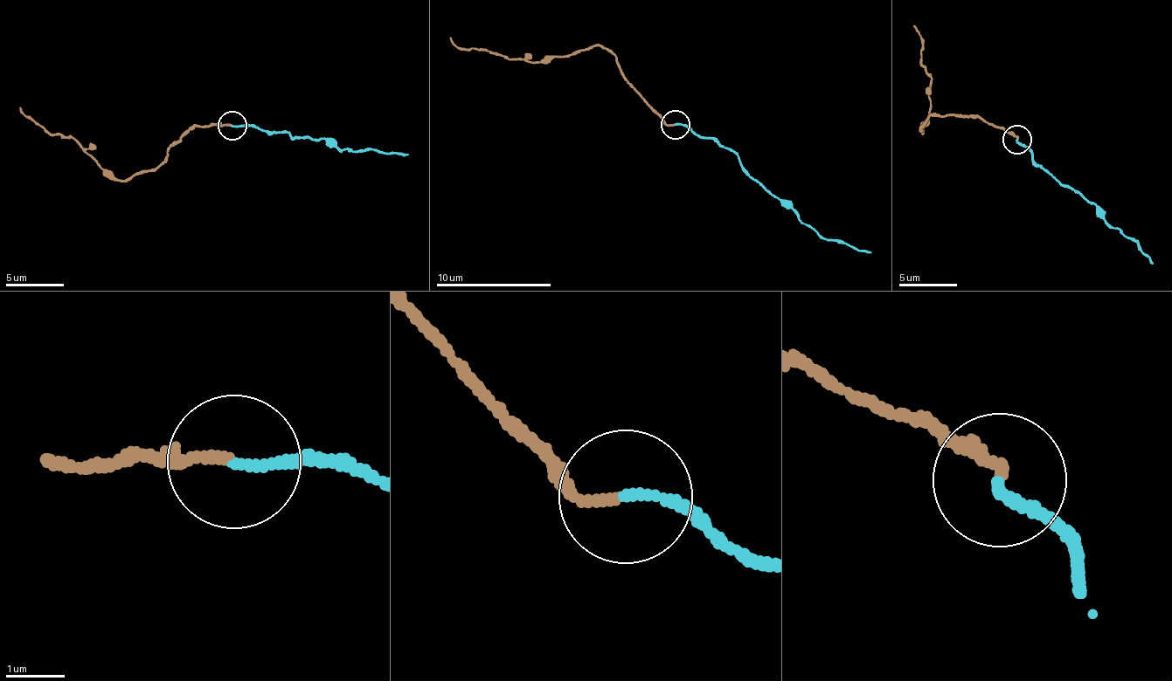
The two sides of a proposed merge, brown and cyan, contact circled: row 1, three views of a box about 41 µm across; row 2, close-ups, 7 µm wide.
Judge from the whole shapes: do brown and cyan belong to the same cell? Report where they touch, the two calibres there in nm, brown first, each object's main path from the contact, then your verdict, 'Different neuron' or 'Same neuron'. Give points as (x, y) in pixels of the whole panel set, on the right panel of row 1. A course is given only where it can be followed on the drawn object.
Place: (1017, 140). Thickness 170 nm (brown) against 160 nm. Course of brown: (1016, 141), (981, 119), (935, 114), (922, 125), (921, 133), (930, 107), (931, 81), (913, 26). Course of cyan: (1016, 141), (1048, 170), (1095, 203), (1114, 229), (1137, 243), (1153, 263). Different neuron

